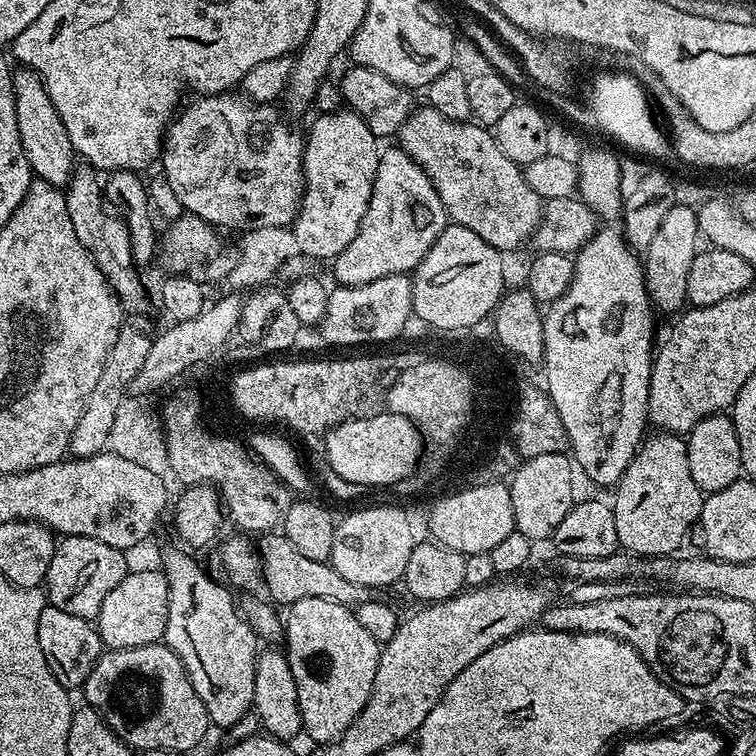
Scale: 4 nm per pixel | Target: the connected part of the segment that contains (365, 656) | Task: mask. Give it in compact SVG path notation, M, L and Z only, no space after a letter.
M302 598L294 602L286 612L286 623L282 628L282 636L288 639L286 655L288 665L294 674L294 686L298 686L298 706L304 723L303 731L317 745L330 744L340 739L346 729L358 718L358 714L366 706L372 696L374 674L378 674L378 658L381 645L370 638L370 634L358 622L355 611L338 602L330 602L330 598Z

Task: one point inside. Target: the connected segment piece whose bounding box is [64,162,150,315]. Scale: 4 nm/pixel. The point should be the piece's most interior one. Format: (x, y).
(100, 229)

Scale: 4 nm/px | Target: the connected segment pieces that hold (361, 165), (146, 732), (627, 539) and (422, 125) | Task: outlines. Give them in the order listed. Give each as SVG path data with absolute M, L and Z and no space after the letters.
M322 112L315 118L317 120L306 128L304 196L290 229L301 257L331 262L354 242L354 234L358 234L362 226L362 214L366 214L370 202L374 174L378 174L382 144L357 112Z
M163 642L105 651L90 670L82 695L88 699L87 707L99 712L110 731L118 734L129 749L141 748L144 754L150 750L188 752L203 742L210 729L206 706L202 706L184 664Z
M657 431L649 435L626 466L619 483L615 485L616 500L611 501L614 526L618 526L620 548L633 556L671 556L679 553L688 536L688 531L697 527L700 511L704 505L705 493L700 491L698 482L690 474L688 442L683 435L674 432Z
M431 106L423 107L417 107L410 118L406 118L398 133L398 144L414 162L424 167L430 182L434 182L434 190L438 190L438 198L442 198L449 221L466 226L466 230L474 230L482 242L494 246L502 254L527 245L542 219L542 201L534 190L530 190L521 165L510 162L510 158L502 154L495 135L487 127L476 122L451 120Z

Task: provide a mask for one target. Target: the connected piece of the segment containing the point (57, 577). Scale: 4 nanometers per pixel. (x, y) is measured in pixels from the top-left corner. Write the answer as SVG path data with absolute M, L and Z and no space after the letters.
M65 536L57 543L54 550L54 558L50 558L50 570L48 571L48 579L46 581L46 600L51 607L58 610L66 610L66 614L74 614L74 618L82 618L89 622L95 621L96 615L102 610L102 602L106 602L106 594L110 594L110 590L114 590L114 586L118 586L118 582L122 582L122 578L128 575L130 565L123 551L114 546L106 546L106 542L98 542L98 538L86 538L85 536Z

